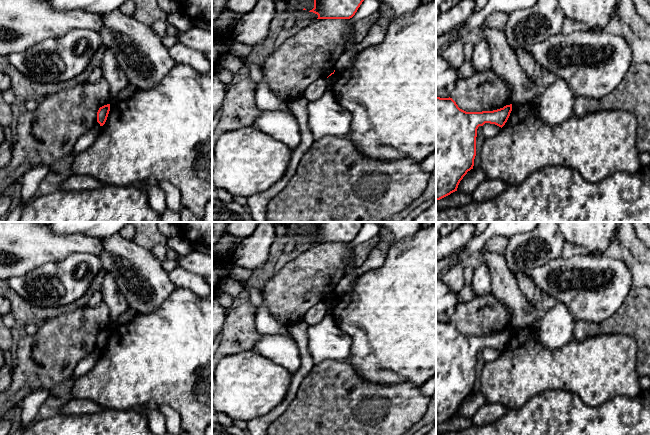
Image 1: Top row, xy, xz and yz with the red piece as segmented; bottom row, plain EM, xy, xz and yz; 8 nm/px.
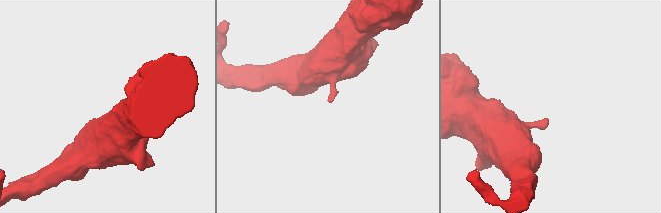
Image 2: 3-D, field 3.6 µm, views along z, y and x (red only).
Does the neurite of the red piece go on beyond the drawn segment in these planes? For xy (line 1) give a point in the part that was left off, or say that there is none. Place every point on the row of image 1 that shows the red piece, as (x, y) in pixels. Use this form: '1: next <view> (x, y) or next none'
1: next none

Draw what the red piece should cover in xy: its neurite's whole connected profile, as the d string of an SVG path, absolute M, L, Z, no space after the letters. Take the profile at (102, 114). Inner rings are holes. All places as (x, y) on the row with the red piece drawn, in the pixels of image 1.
M110 104L104 105L99 108L97 112L97 122L100 124L100 126L103 126L105 124L109 111L110 111Z

